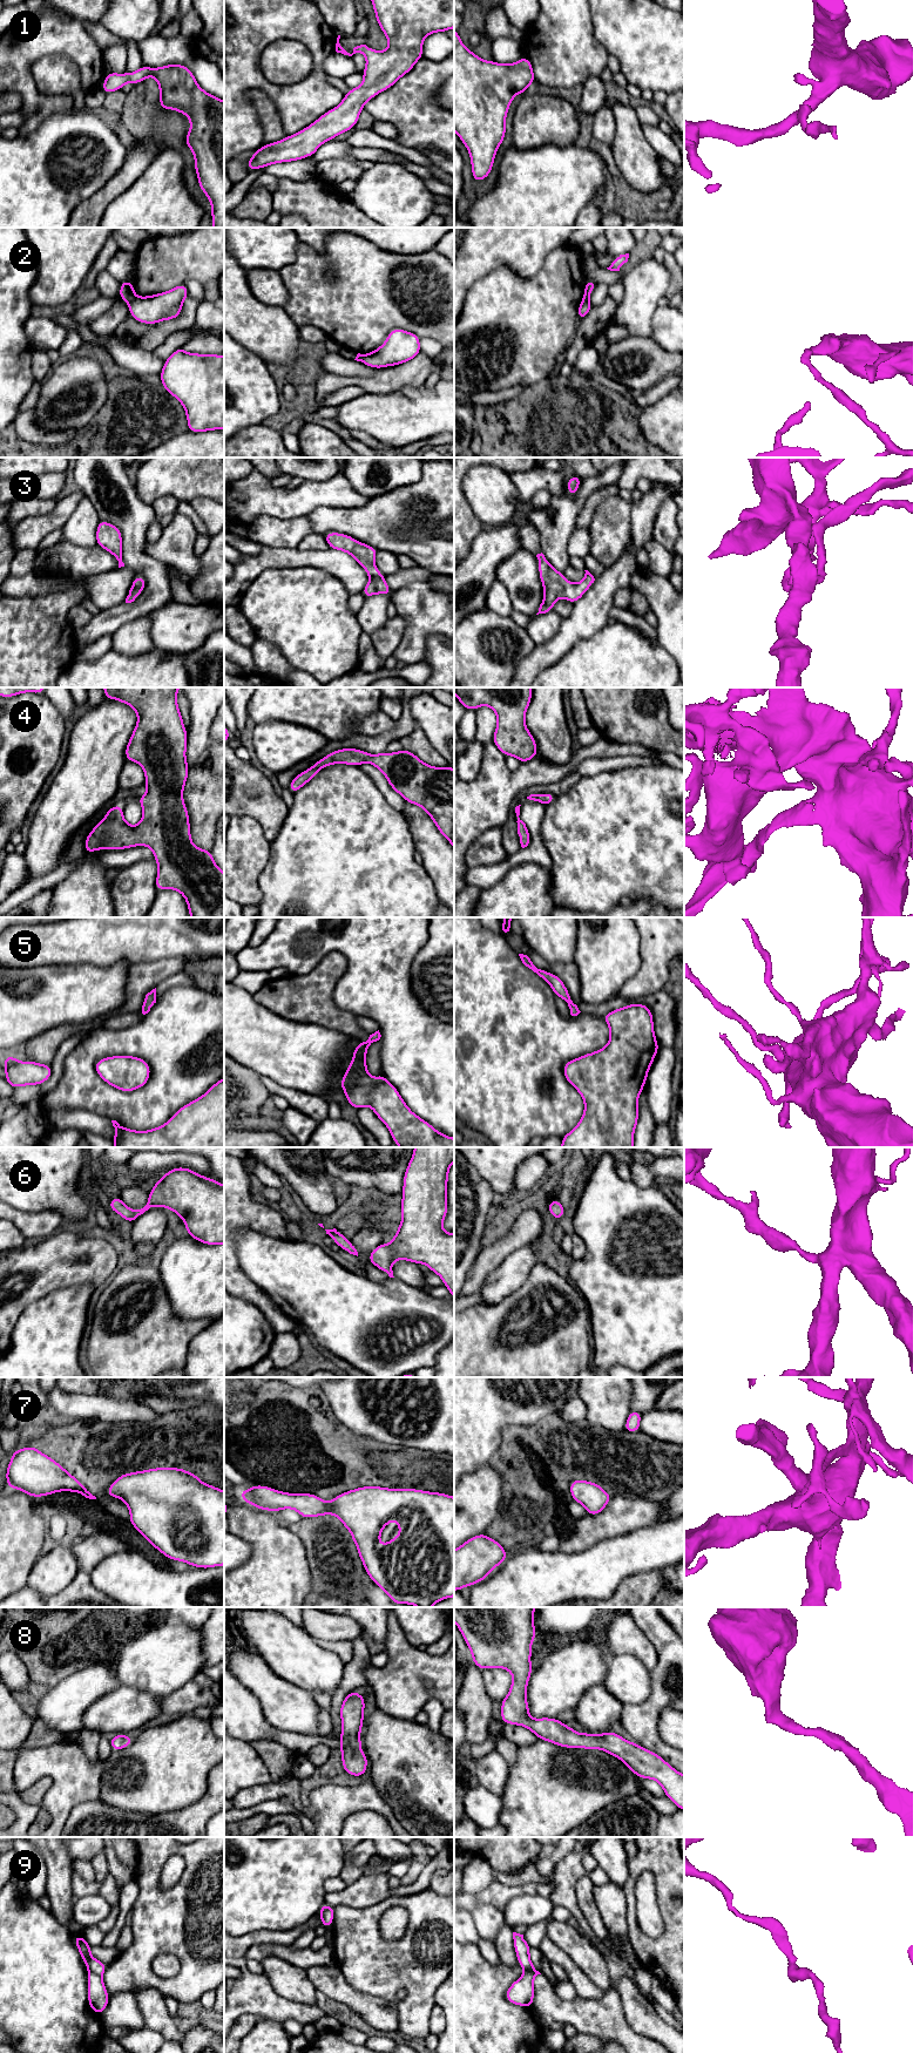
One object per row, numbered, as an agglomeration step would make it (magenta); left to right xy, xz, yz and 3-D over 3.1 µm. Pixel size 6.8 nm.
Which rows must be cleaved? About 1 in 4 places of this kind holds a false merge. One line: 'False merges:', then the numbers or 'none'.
False merges: 2, 9

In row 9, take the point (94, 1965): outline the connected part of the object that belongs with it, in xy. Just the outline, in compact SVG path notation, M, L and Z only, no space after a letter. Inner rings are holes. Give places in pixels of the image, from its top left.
M82 1935L73 1936L73 1939L79 1949L81 1959L83 1960L88 1969L88 1972L94 1972L99 1976L102 1976L107 1970L107 1965L100 1961L99 1959L89 1956L93 1947L86 1942Z

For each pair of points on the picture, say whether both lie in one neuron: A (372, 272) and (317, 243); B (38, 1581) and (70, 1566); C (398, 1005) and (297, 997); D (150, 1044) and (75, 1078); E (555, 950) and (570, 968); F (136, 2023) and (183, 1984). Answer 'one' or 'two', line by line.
A: two
B: one
C: two
D: one
E: two
F: two

